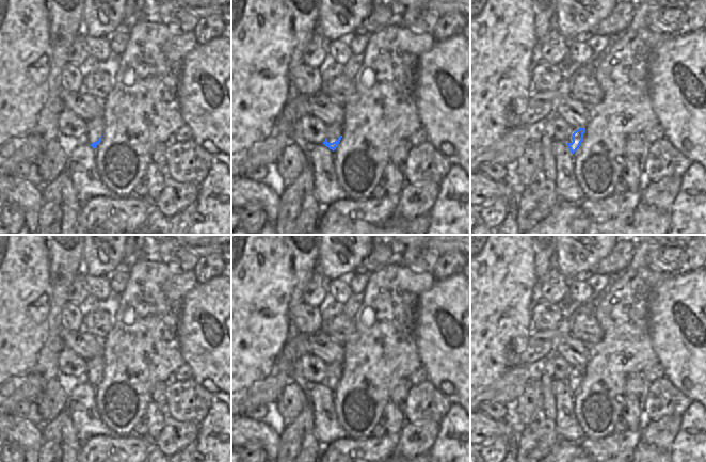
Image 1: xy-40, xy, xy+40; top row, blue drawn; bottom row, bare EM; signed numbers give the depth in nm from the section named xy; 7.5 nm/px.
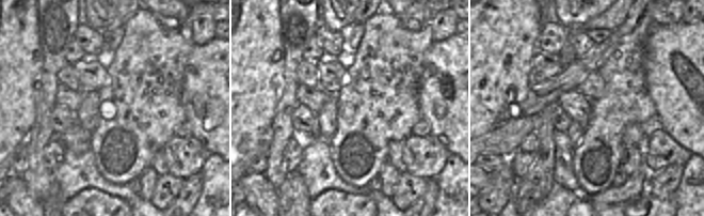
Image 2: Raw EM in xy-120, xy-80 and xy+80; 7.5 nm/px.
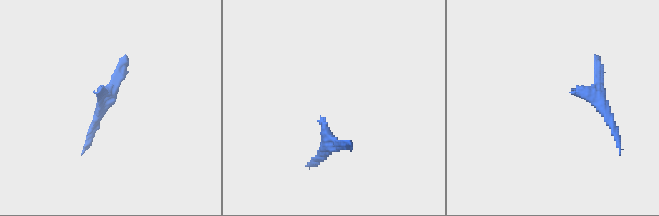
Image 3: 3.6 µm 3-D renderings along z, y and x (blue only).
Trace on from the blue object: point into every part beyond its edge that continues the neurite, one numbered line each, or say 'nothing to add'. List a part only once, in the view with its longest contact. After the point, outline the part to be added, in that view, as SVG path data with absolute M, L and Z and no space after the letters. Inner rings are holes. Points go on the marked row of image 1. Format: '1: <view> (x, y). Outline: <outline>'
nothing to add

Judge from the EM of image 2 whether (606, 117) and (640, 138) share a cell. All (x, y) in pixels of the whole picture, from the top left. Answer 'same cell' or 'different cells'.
different cells

